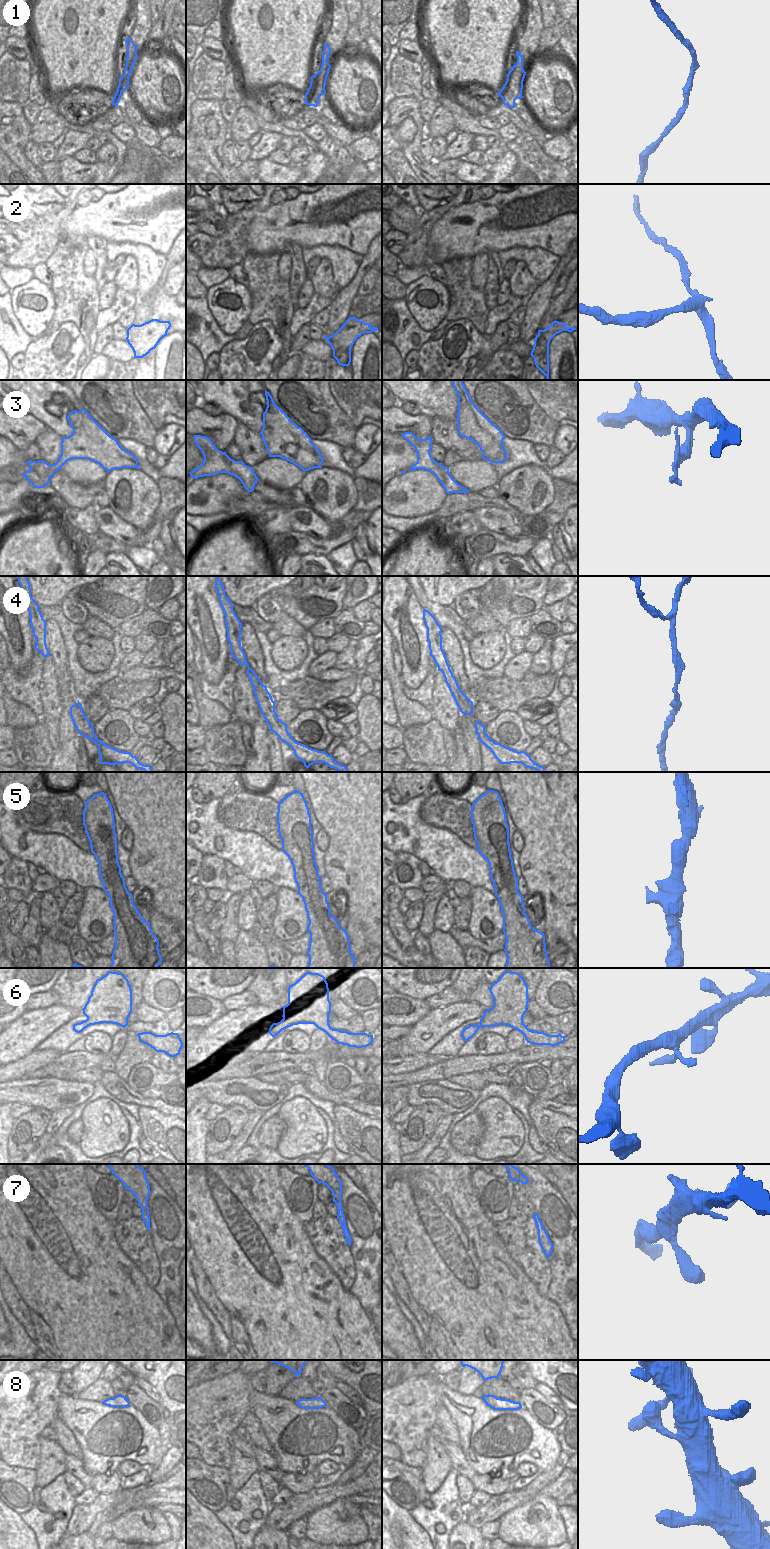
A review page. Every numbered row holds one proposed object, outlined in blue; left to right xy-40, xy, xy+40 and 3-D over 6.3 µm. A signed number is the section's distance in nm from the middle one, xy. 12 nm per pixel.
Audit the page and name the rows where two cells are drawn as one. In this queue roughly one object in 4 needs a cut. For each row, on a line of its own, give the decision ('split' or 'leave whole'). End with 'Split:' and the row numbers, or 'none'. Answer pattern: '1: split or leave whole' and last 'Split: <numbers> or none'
1: leave whole
2: split
3: split
4: leave whole
5: leave whole
6: leave whole
7: leave whole
8: leave whole
Split: 2, 3

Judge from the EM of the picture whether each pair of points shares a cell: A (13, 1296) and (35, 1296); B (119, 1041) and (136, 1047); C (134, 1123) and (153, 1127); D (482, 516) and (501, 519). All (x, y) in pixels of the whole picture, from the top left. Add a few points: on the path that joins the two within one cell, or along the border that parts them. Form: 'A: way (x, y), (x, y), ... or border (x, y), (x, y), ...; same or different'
A: border (10, 1278), (17, 1293), (31, 1310); different
B: border (128, 1032), (124, 1048), (113, 1057); different
C: border (138, 1107), (139, 1124), (142, 1130); different
D: way (487, 517), (496, 519); same

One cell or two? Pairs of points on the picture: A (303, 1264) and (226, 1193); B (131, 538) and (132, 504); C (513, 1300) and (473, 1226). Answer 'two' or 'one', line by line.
A: one
B: two
C: one

